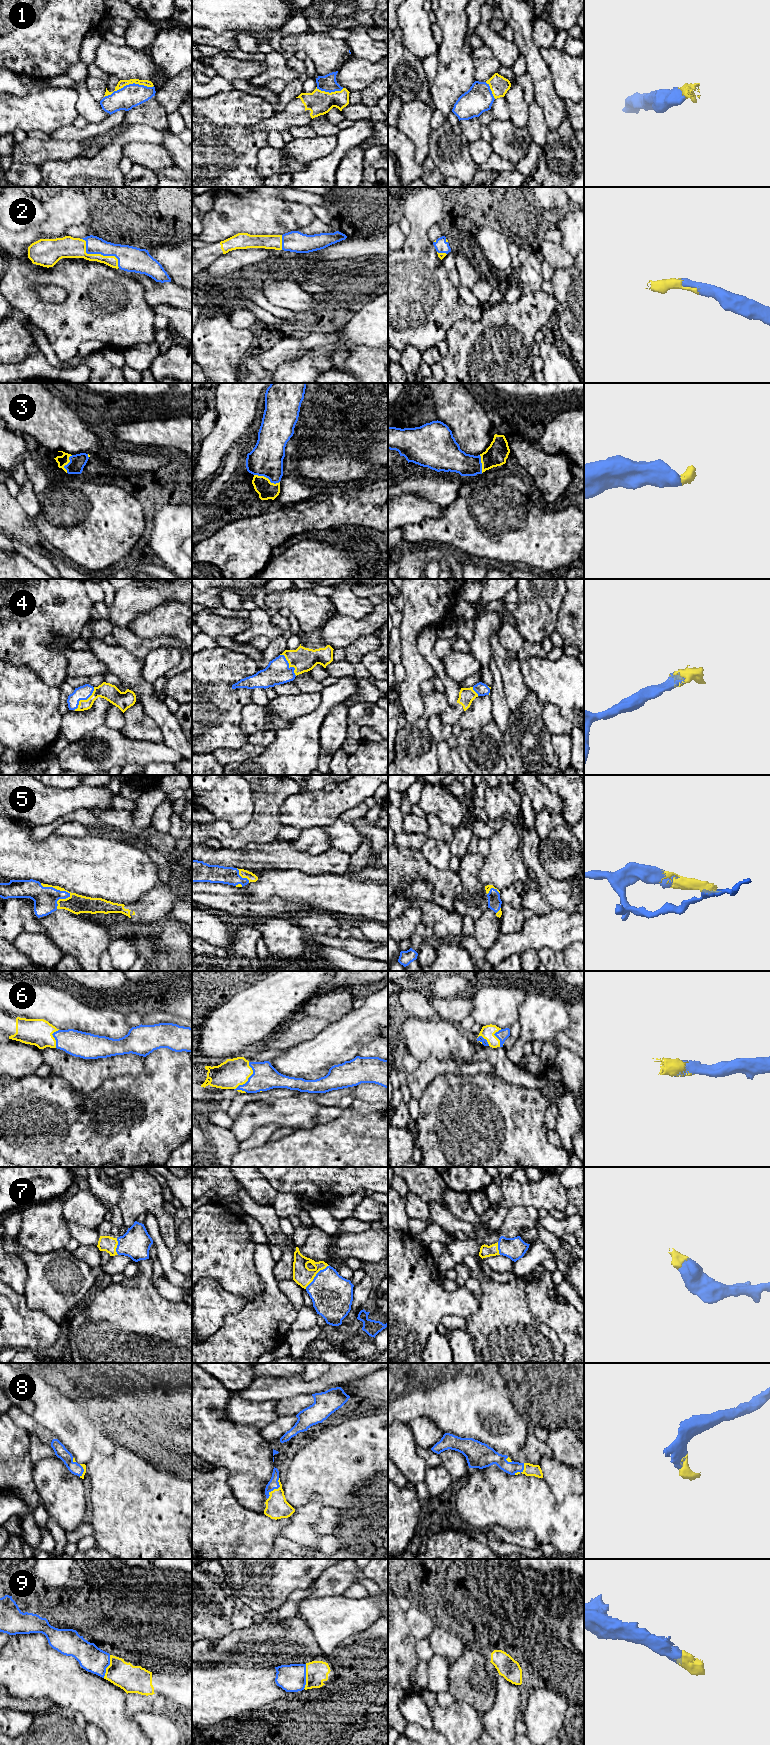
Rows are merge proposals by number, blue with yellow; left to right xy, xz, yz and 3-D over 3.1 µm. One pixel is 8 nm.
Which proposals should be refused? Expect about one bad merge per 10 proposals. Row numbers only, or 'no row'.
no row

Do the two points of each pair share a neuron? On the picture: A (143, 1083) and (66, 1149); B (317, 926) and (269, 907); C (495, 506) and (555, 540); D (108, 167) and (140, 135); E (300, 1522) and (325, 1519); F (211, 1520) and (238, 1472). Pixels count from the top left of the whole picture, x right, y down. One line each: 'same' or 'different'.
A: same
B: different
C: same
D: same
E: different
F: different

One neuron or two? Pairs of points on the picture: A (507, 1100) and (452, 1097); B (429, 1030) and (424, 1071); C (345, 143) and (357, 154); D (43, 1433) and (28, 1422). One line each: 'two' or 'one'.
A: one
B: two
C: two
D: one

